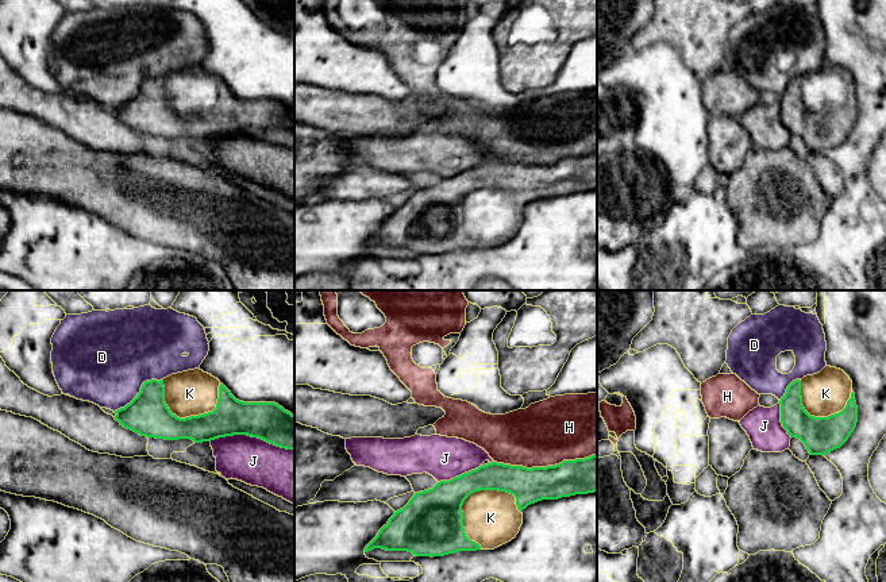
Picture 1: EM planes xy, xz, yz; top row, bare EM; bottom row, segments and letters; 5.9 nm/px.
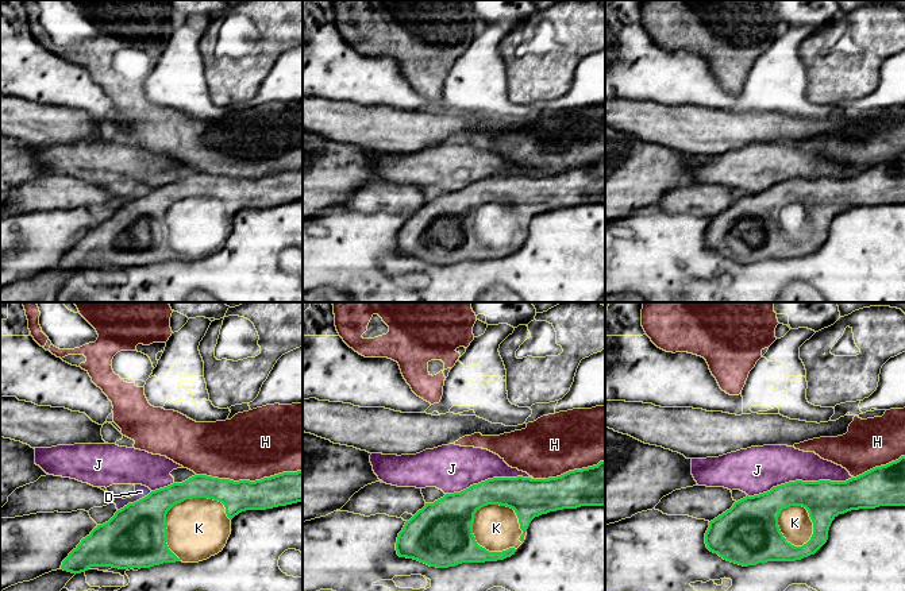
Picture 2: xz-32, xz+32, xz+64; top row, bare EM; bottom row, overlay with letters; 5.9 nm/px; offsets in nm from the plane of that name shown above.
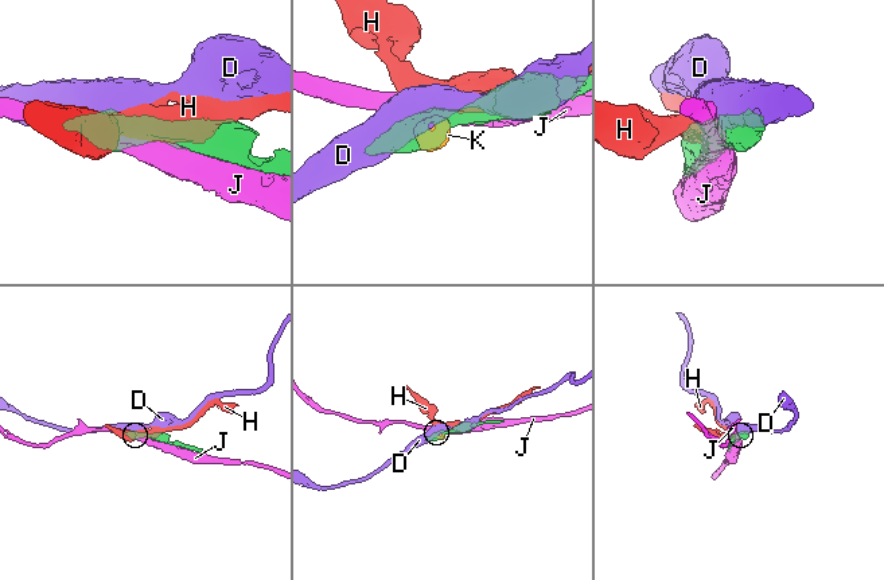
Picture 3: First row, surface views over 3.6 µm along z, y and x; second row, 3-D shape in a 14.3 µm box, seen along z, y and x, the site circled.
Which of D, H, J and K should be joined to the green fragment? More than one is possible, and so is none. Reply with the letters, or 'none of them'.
K

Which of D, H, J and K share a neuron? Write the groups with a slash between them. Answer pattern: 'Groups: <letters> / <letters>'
Groups: D / H / J / K

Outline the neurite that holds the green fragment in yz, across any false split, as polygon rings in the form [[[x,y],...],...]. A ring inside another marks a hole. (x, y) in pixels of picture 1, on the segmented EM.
[[[825,366],[820,373],[793,381],[781,398],[781,423],[790,438],[800,439],[810,455],[825,455],[840,448],[858,423],[852,381],[840,369]]]

